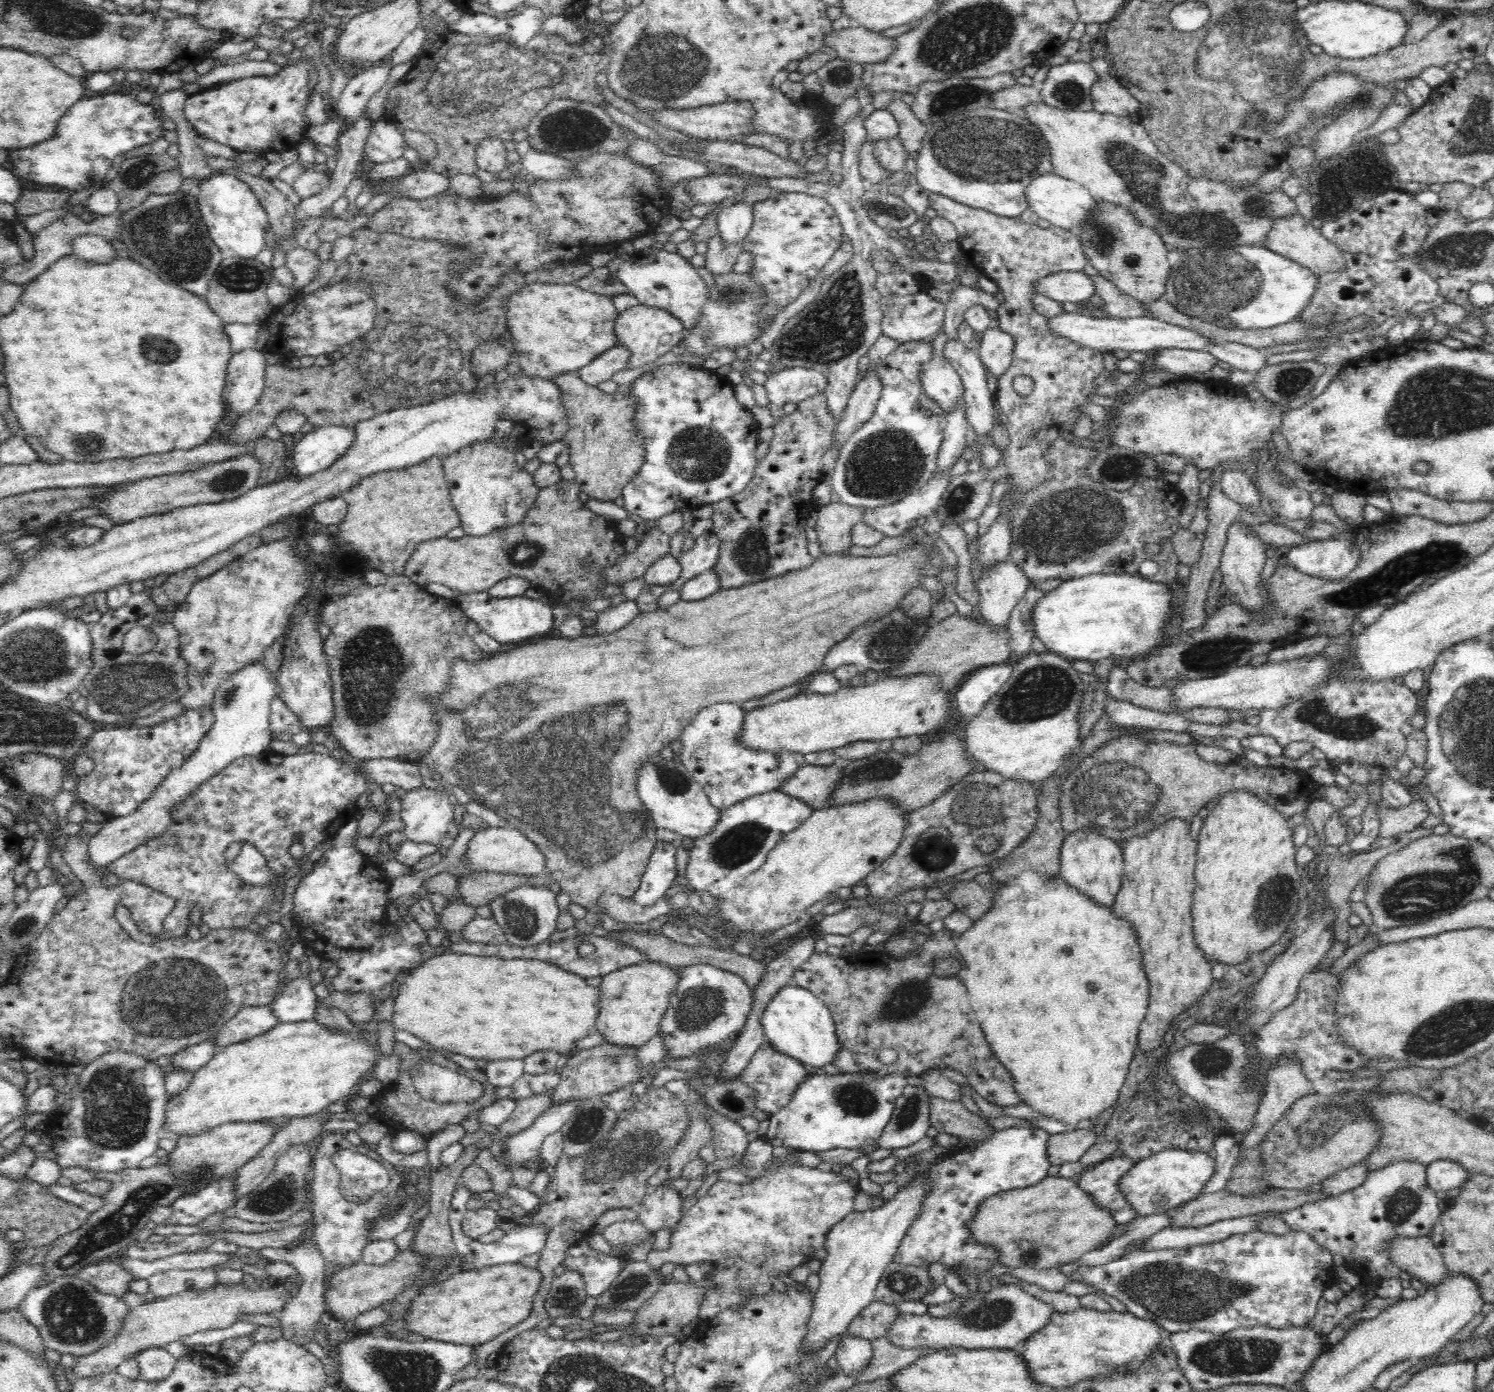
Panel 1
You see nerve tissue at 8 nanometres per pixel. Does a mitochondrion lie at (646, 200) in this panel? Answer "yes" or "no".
no

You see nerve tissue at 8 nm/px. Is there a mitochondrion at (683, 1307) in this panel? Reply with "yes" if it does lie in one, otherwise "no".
no

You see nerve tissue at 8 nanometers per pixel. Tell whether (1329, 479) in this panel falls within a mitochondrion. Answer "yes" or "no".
no

